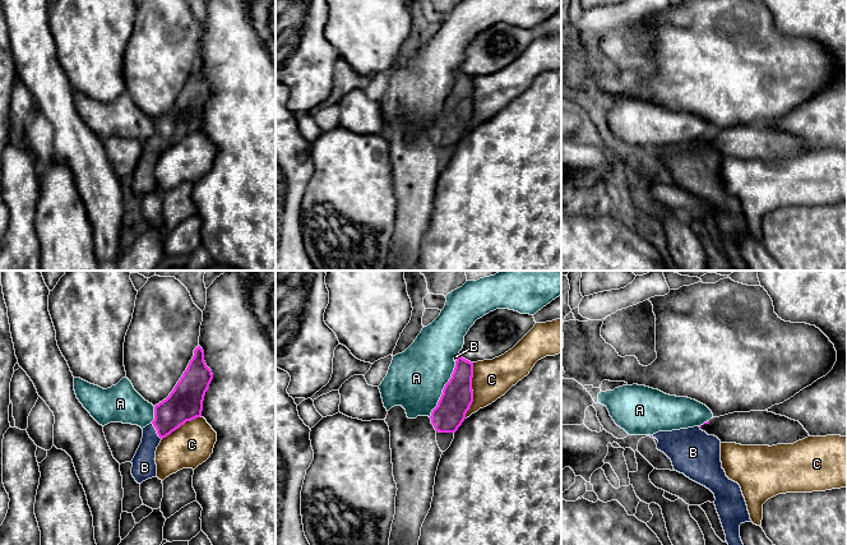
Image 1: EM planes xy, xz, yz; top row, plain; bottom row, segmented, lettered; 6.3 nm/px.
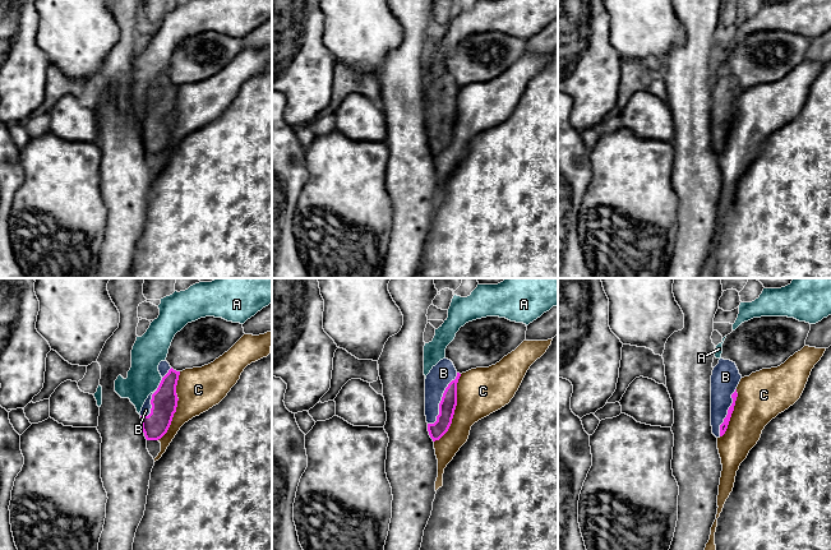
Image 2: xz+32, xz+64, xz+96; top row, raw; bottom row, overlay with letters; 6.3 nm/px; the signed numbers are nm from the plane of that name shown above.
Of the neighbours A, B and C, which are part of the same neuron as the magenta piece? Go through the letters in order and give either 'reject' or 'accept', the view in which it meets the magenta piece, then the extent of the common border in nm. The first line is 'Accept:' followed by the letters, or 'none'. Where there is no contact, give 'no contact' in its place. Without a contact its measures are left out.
Accept: B
A: reject; meets magenta in xz; contact 400 nm long
B: accept; meets magenta in xy; contact 130 nm long
C: reject; meets magenta in xz; contact 360 nm long

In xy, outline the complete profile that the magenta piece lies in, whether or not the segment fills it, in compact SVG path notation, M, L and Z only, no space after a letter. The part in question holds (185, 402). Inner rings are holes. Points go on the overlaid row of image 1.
M198 346L173 391L154 406L154 420L143 428L142 443L131 461L131 475L138 484L157 476L154 458L161 440L186 421L202 416L204 396L212 379L204 351Z

